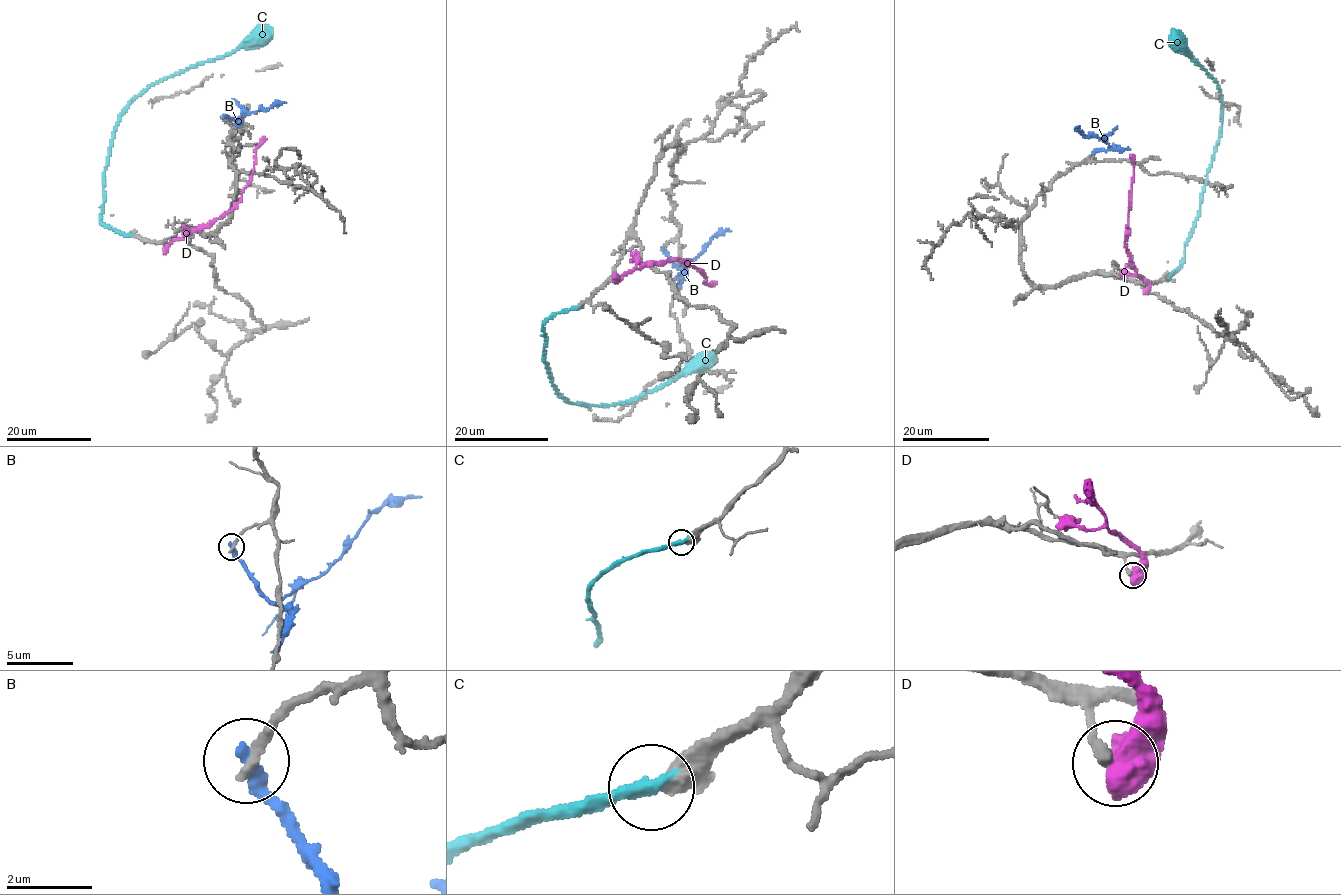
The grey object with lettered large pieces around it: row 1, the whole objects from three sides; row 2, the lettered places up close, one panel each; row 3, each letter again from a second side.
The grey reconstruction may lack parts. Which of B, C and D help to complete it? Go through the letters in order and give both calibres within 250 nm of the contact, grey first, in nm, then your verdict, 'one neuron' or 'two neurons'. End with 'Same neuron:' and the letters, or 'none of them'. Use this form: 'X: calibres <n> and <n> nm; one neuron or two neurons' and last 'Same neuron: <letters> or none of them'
B: calibres 240 and 320 nm; two neurons
C: calibres 460 and 360 nm; two neurons
D: calibres 260 and 800 nm; two neurons
Same neuron: none of them

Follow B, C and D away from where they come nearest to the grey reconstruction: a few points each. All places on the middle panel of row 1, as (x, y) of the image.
B: (663, 248), (669, 257), (681, 267), (694, 259), (714, 236), (731, 230)
C: (576, 307), (553, 313), (542, 327), (549, 377), (556, 393), (572, 402), (623, 403), (716, 356)
D: (615, 276), (618, 280), (646, 264), (678, 259), (702, 271), (705, 284), (710, 286), (714, 282)

